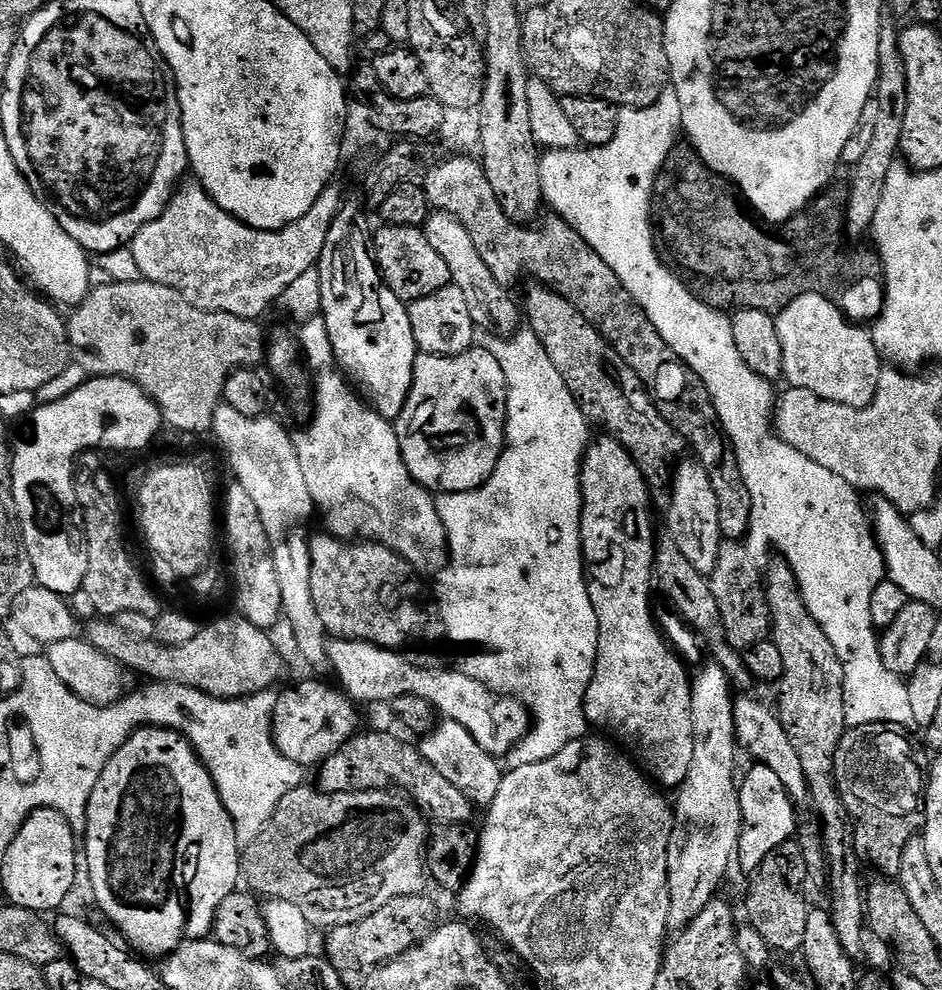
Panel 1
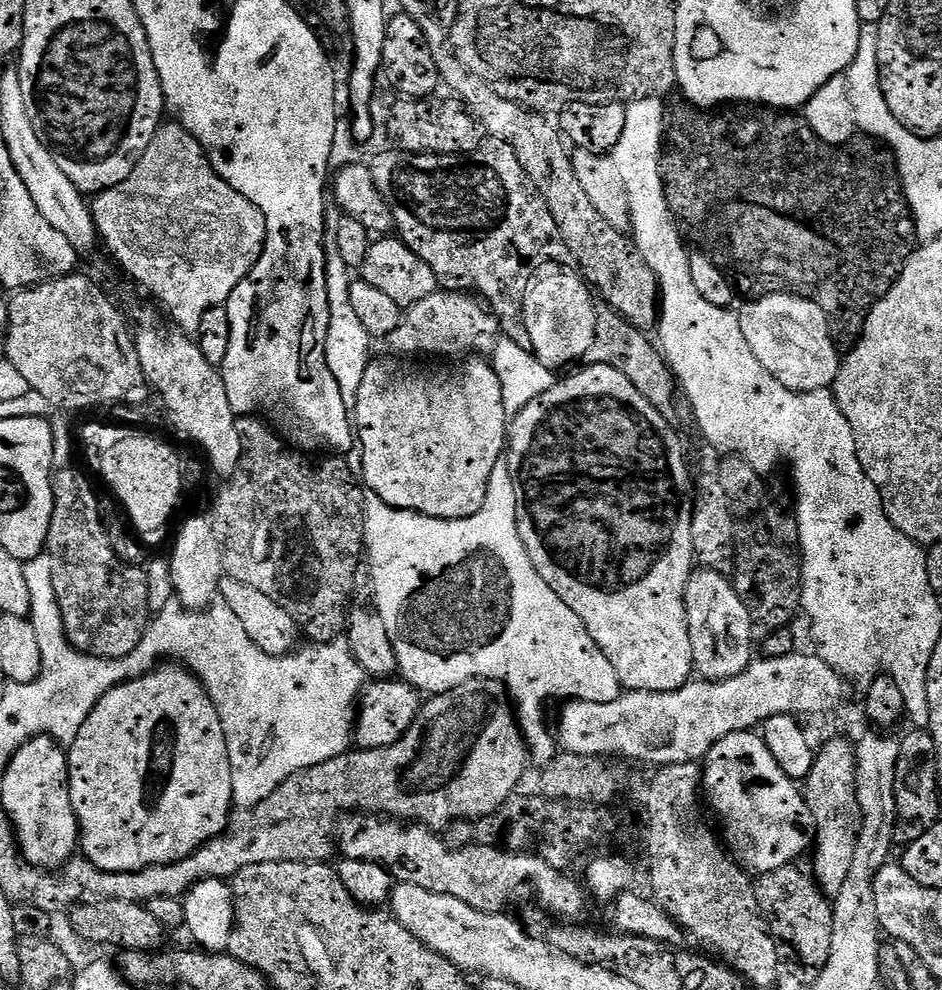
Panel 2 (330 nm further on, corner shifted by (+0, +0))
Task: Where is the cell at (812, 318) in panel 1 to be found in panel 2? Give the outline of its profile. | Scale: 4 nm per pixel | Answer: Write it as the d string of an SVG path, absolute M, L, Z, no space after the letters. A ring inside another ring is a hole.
M789 292L752 298L747 303L738 312L742 334L750 350L754 350L754 358L758 358L782 386L792 392L813 392L835 385L842 356L832 339L828 316L817 304Z

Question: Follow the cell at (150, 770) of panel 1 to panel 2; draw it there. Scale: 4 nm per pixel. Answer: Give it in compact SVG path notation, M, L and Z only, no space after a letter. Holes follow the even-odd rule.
M168 662L157 666L136 680L128 680L118 684L94 706L93 712L86 718L85 725L78 731L78 736L67 749L68 753L68 789L70 802L74 806L76 821L80 823L79 847L83 855L94 866L107 872L133 872L146 866L173 864L196 852L206 842L221 836L228 825L228 817L233 811L232 803L232 771L230 770L230 754L226 746L226 734L222 722L218 718L218 710L195 672L176 662Z

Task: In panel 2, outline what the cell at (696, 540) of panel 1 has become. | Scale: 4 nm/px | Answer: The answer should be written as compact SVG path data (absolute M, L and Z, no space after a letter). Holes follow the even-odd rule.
M709 568L693 571L686 586L684 605L686 606L692 662L695 671L705 680L729 680L742 674L742 670L746 670L754 659L754 653L752 653L752 648L754 652L754 640L752 644L754 625L742 598L736 592L735 583L725 573L715 572Z

